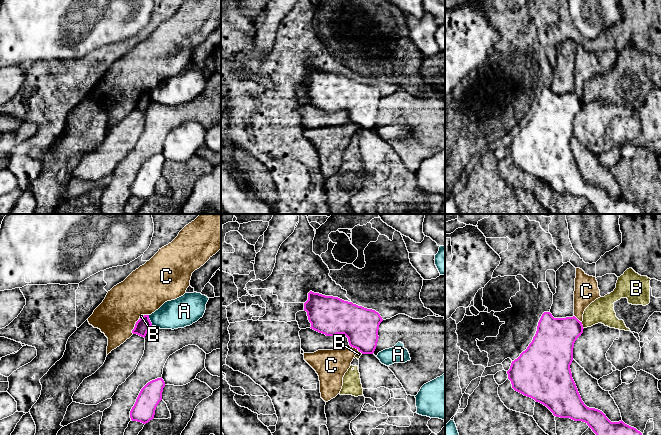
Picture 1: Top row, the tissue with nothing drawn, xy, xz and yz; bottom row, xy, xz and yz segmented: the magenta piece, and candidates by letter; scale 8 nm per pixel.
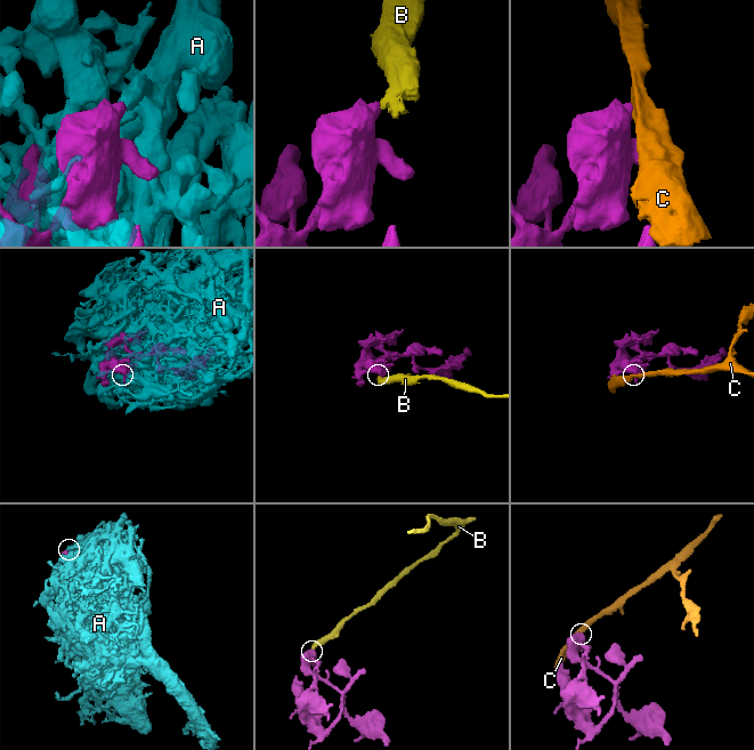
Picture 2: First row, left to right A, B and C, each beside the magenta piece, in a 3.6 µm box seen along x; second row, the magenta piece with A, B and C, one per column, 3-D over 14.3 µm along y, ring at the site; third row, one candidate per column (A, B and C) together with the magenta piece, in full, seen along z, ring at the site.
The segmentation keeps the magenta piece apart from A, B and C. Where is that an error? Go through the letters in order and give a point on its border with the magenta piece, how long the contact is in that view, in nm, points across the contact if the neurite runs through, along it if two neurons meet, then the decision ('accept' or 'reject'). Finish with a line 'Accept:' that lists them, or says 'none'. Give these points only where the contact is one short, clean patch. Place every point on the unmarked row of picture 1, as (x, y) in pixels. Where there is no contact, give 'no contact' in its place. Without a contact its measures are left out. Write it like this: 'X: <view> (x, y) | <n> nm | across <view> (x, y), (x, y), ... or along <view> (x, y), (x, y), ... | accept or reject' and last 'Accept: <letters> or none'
A: xy (149, 96) | 90 nm | reject
B: yz (582, 101) | 60 nm | along yz (581, 98), (583, 104) | reject
C: xy (135, 102) | 130 nm | along xy (139, 95), (132, 109) | reject
Accept: none

